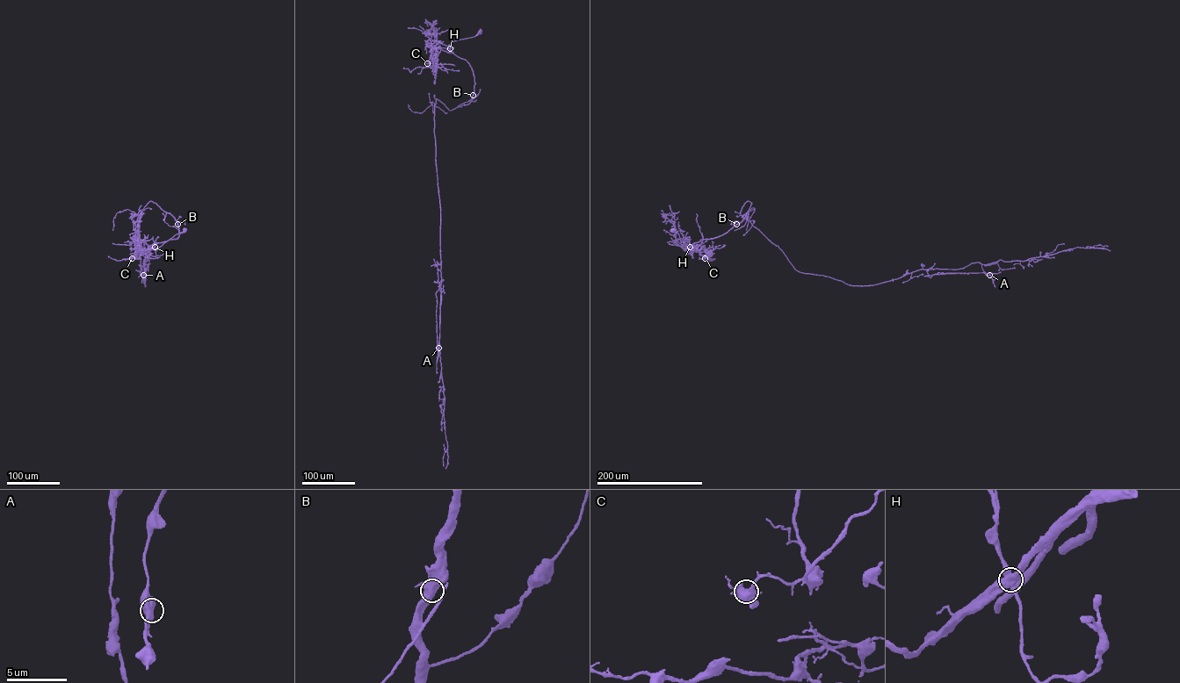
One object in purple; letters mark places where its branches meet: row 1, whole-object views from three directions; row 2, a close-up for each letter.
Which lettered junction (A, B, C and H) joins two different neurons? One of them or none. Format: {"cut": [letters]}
{"cut": ["H"]}

